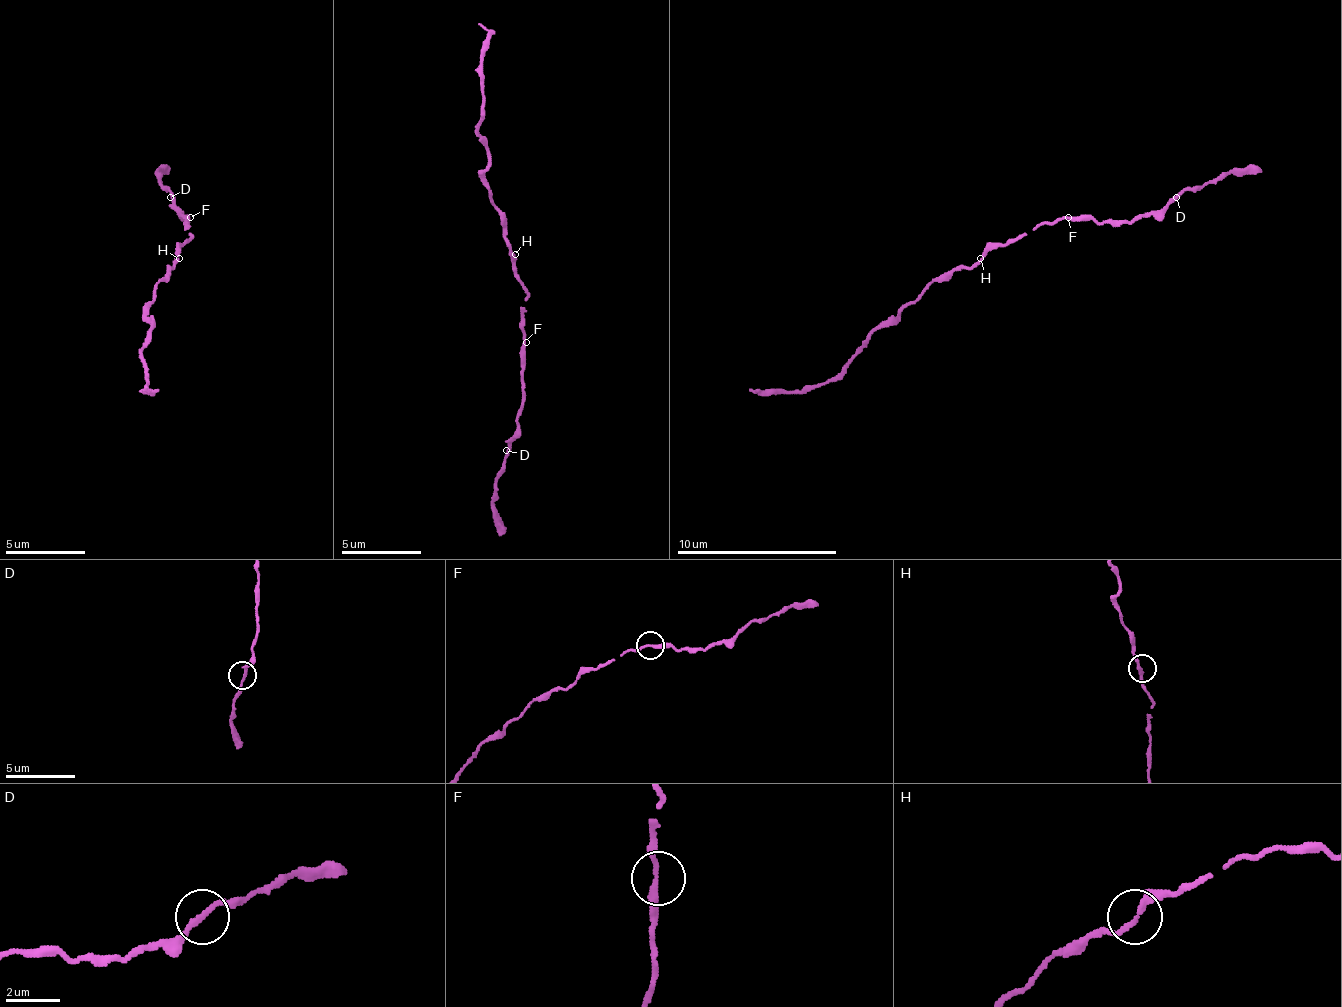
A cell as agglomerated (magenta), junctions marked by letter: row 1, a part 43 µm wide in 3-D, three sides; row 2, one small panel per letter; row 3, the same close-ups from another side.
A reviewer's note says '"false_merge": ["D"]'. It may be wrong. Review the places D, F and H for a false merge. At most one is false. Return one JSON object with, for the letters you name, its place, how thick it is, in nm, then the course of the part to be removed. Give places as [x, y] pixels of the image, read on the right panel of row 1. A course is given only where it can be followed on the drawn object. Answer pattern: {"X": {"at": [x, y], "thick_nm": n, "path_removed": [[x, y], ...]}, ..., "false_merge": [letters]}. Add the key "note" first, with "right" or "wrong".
{"note": "wrong", "false_merge": []}

